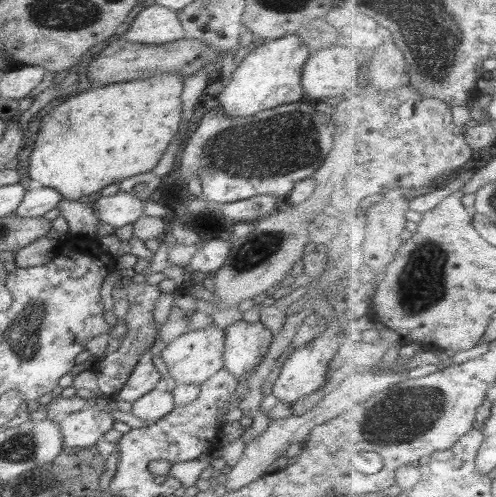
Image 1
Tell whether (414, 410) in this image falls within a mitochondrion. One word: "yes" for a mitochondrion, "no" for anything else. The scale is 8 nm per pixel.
yes

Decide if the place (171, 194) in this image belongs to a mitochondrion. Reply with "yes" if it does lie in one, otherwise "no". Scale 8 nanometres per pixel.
no

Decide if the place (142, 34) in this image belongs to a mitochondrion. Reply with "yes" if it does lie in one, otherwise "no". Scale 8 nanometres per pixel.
no

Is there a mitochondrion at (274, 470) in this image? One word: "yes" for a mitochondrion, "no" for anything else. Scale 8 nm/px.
no

